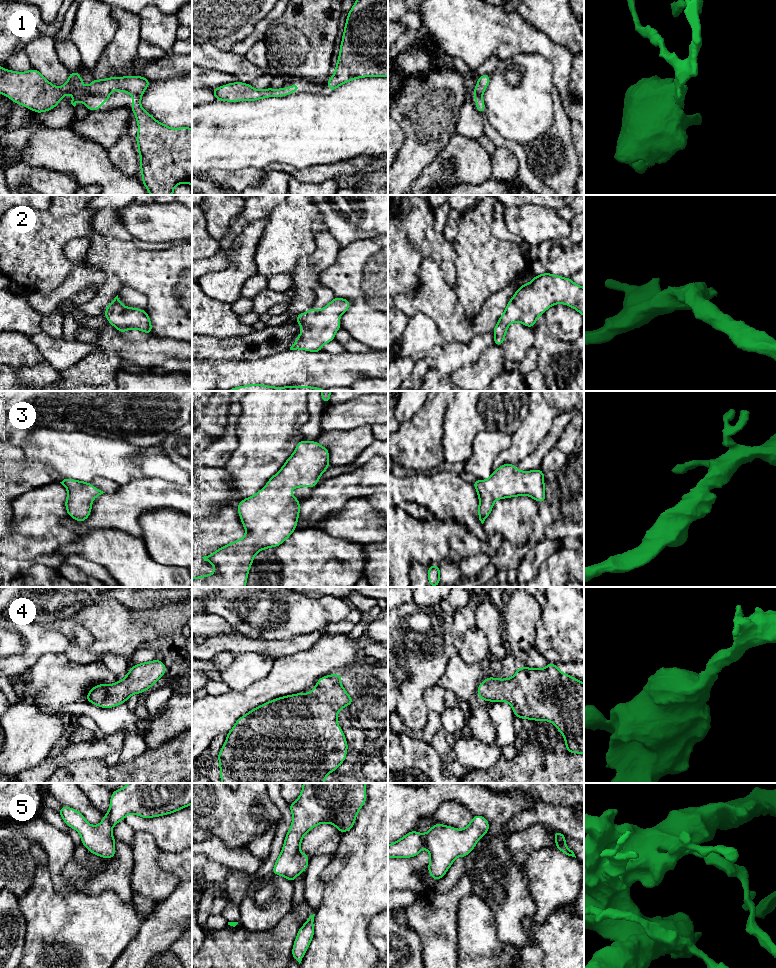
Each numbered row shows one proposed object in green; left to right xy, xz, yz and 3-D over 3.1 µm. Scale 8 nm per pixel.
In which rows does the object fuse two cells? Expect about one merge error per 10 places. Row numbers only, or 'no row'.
no row

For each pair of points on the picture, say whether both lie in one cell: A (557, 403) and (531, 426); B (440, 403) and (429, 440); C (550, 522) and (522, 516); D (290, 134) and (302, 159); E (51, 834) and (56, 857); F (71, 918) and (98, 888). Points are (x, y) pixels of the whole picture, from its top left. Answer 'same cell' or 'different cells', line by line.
A: same cell
B: same cell
C: different cells
D: same cell
E: same cell
F: different cells

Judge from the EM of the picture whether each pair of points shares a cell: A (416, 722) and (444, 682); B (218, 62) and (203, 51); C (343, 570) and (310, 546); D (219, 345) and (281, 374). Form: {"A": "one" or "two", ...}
{"A": "two", "B": "one", "C": "one", "D": "two"}

